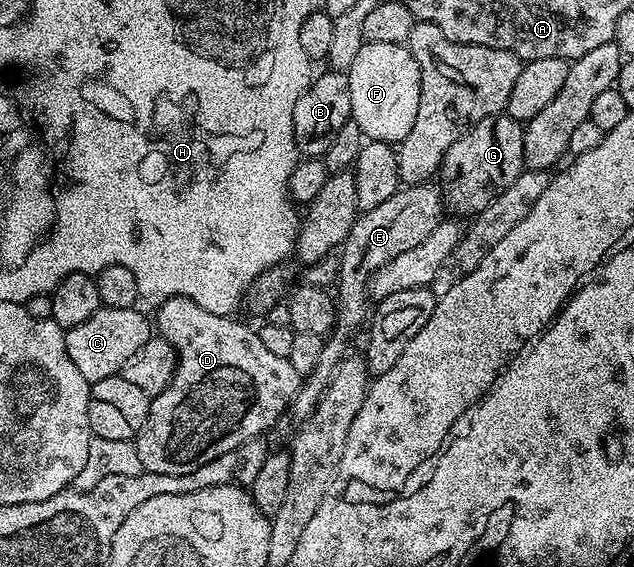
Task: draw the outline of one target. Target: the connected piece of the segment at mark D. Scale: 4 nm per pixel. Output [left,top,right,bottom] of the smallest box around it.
[133,296,301,476]

